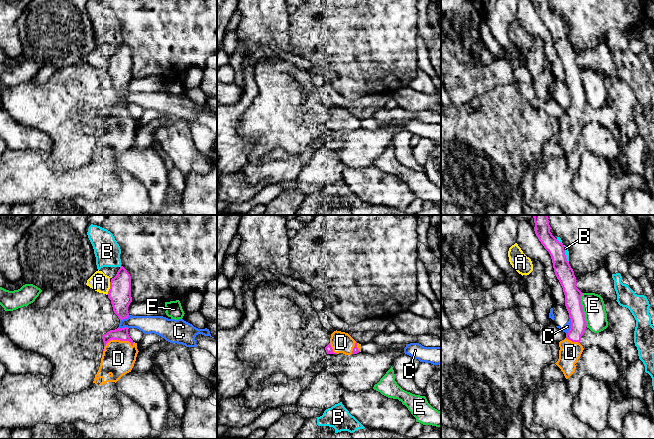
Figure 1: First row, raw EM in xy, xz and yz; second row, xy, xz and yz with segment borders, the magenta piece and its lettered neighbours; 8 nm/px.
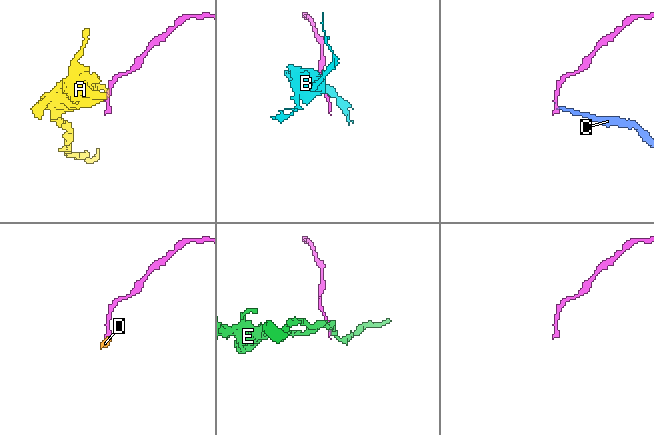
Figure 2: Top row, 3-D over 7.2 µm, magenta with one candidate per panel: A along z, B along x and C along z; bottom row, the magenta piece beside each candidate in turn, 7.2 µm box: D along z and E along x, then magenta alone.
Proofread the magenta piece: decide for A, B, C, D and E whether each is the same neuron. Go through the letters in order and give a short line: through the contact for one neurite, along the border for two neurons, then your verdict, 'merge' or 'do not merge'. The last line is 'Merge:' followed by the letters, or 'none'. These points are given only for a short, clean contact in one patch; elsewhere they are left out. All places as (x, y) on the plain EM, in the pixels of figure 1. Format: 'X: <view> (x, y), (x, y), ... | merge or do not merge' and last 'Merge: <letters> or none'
A: do not merge
B: yz (563, 21), (568, 38) | do not merge
C: yz (570, 95), (570, 105), (566, 110) | do not merge
D: xy (121, 110), (118, 115), (118, 134) | merge
E: do not merge
Merge: D

